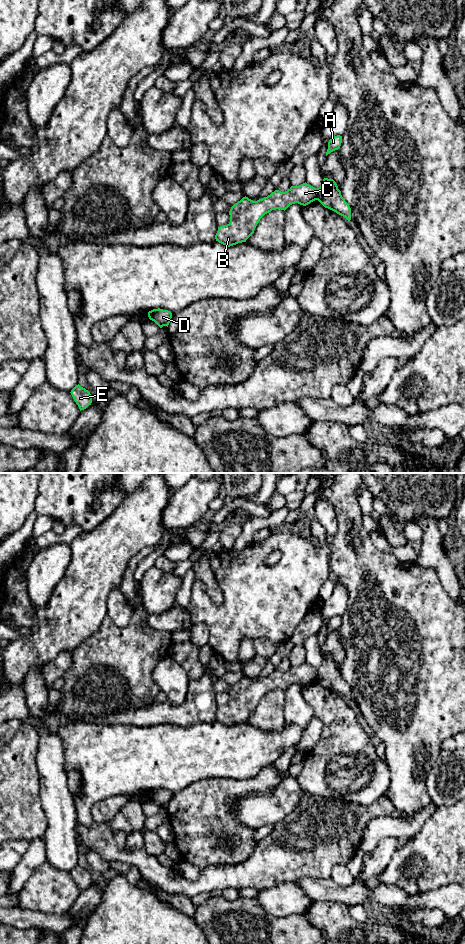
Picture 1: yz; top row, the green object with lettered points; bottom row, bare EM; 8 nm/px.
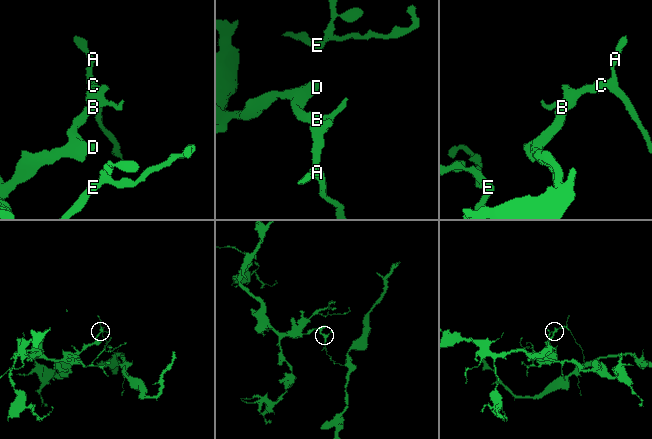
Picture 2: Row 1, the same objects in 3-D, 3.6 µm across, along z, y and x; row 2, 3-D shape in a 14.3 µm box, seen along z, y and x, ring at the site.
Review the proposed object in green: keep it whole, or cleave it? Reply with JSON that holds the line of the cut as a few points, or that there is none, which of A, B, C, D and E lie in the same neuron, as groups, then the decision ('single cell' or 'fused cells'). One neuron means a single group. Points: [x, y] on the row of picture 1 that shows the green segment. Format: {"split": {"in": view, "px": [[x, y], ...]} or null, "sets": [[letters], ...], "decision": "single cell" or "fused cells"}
{"split": {"in": "yz", "px": [[318, 189], [316, 199]]}, "sets": [["A"], ["B", "C", "D", "E"]], "decision": "fused cells"}

